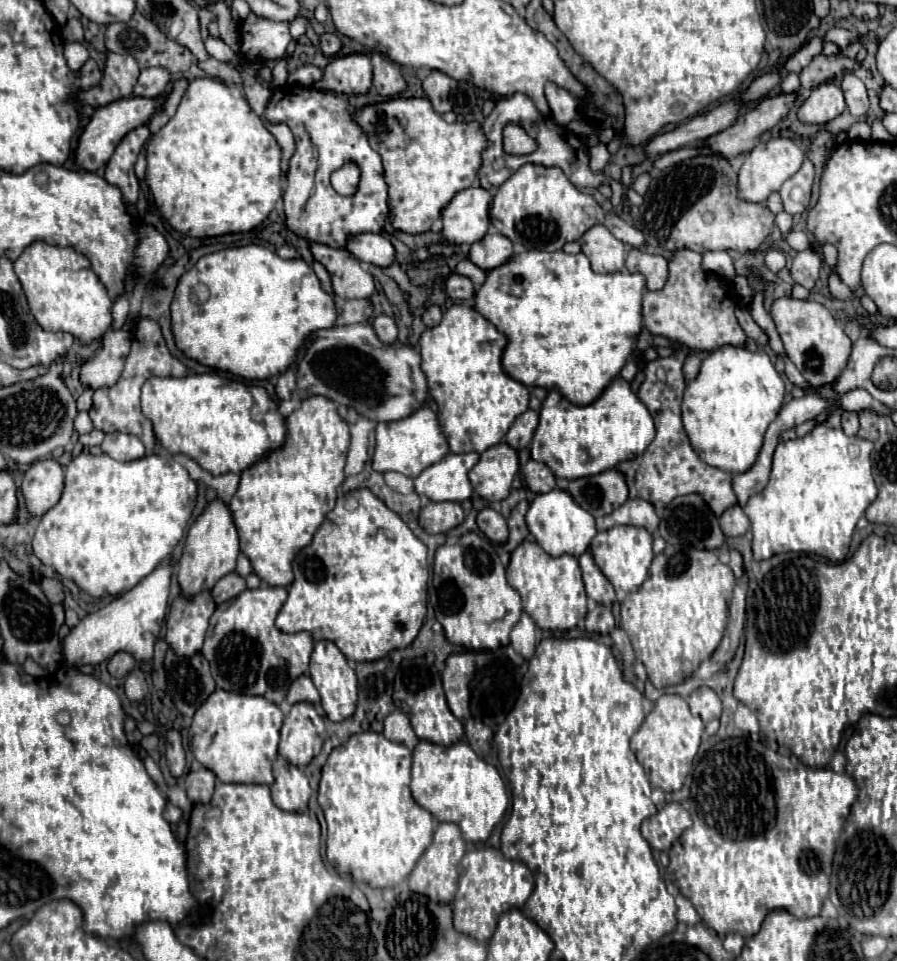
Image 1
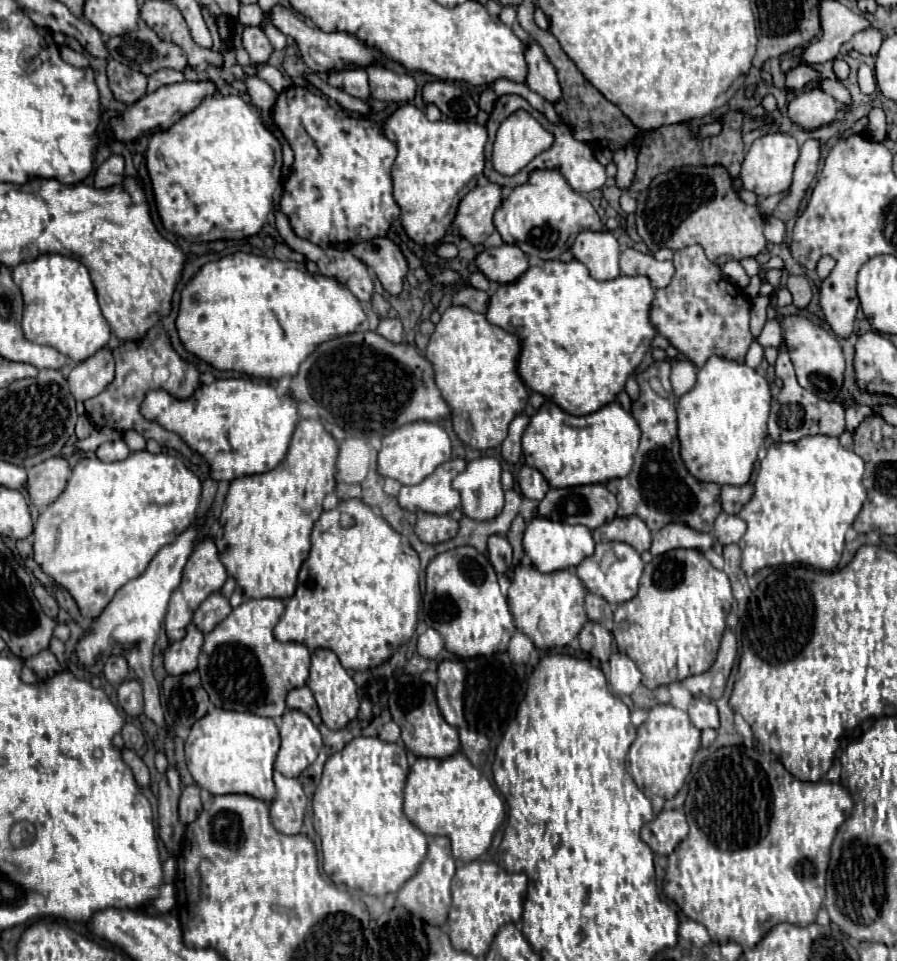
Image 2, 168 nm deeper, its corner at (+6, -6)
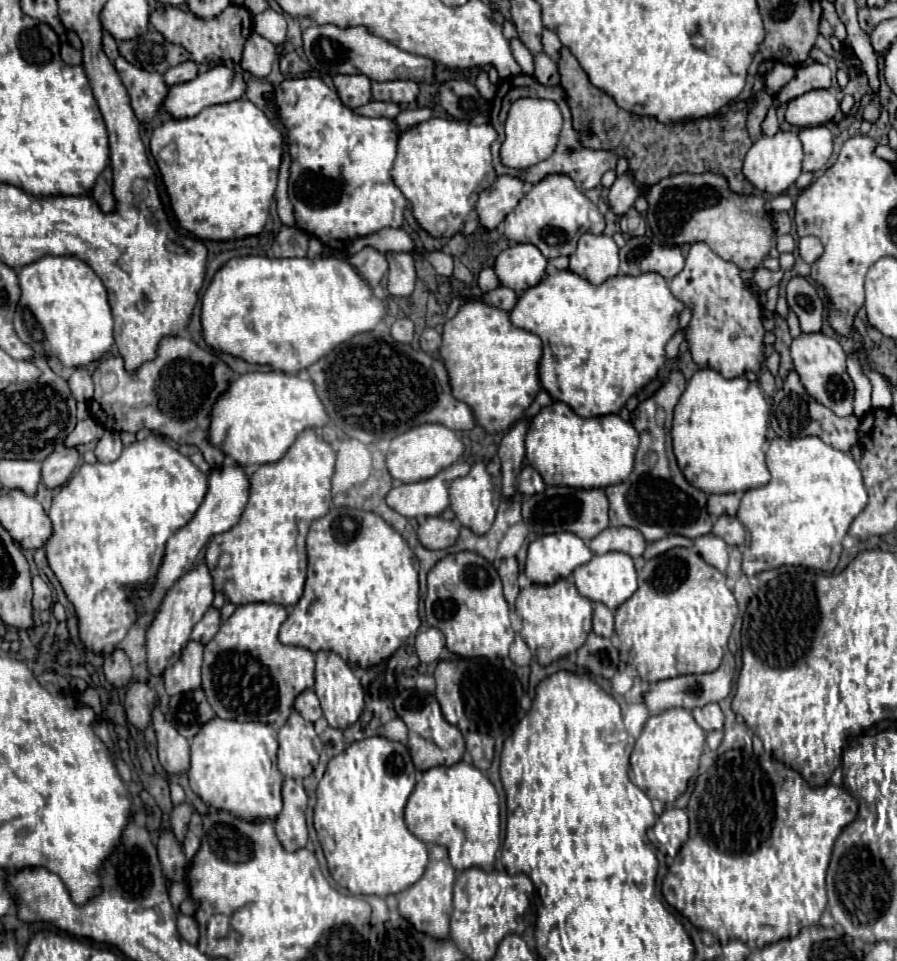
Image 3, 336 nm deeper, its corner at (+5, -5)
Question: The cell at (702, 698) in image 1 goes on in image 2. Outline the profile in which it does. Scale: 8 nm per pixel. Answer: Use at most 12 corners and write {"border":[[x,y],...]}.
{"border":[[693,697],[689,719],[697,729],[719,727],[717,707],[707,697]]}

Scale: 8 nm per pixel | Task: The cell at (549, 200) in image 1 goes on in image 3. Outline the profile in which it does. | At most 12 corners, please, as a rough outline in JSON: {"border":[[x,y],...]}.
{"border":[[556,174],[506,216],[510,242],[570,256],[602,234],[596,204]]}

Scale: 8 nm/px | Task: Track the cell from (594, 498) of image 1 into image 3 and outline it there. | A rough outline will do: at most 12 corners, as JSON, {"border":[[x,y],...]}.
{"border":[[552,488],[526,496],[536,536],[592,540],[608,526],[604,490]]}

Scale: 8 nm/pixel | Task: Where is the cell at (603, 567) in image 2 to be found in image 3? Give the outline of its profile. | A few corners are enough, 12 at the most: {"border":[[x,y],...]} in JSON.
{"border":[[594,556],[572,572],[578,592],[616,610],[638,588],[630,556]]}

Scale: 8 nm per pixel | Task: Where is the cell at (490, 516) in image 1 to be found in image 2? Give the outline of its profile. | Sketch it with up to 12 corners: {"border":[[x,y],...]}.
{"border":[[501,535],[487,541],[497,571],[511,569],[511,545]]}

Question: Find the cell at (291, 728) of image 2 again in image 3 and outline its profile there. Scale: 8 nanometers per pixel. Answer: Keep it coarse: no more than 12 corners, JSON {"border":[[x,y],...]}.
{"border":[[296,710],[280,728],[278,770],[310,776],[324,748]]}

